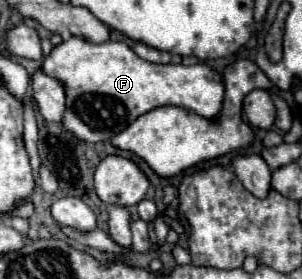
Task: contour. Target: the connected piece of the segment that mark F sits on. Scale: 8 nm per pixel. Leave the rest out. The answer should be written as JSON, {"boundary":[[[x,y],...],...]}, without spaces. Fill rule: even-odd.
{"boundary":[[[72,36],[70,40],[54,46],[52,52],[42,58],[40,70],[44,74],[42,72],[32,74],[32,98],[34,98],[38,112],[44,116],[46,122],[60,122],[60,118],[62,118],[62,126],[68,132],[72,132],[78,140],[84,140],[90,144],[112,140],[118,132],[122,132],[126,126],[130,126],[138,116],[158,108],[158,106],[172,104],[172,106],[192,110],[204,118],[214,118],[220,112],[222,98],[224,98],[222,78],[210,66],[206,66],[206,64],[194,64],[194,66],[152,64],[152,62],[138,58],[132,52],[132,48],[126,46],[124,42],[114,42],[114,40],[108,40],[102,44],[92,44],[92,42],[82,40],[80,36]]]}

